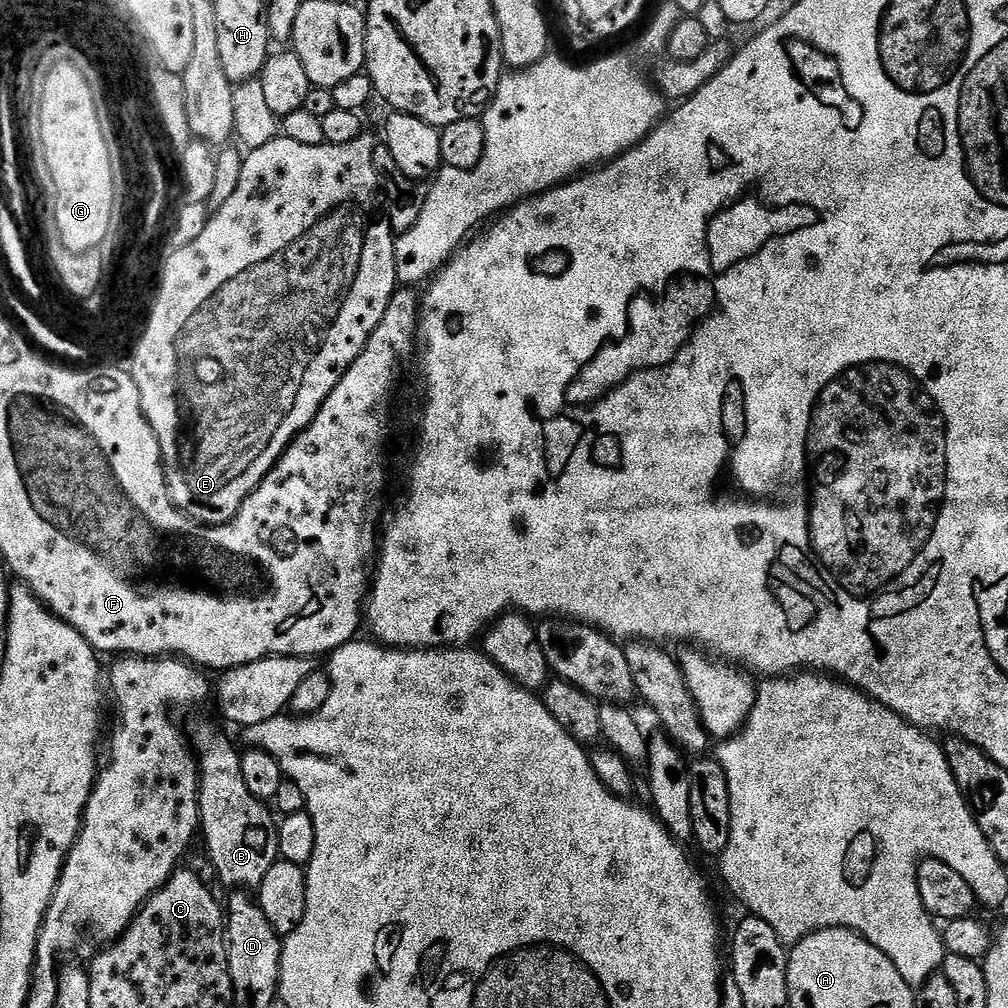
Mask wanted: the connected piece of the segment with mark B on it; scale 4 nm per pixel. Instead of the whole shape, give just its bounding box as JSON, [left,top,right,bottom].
[190,720,280,890]

